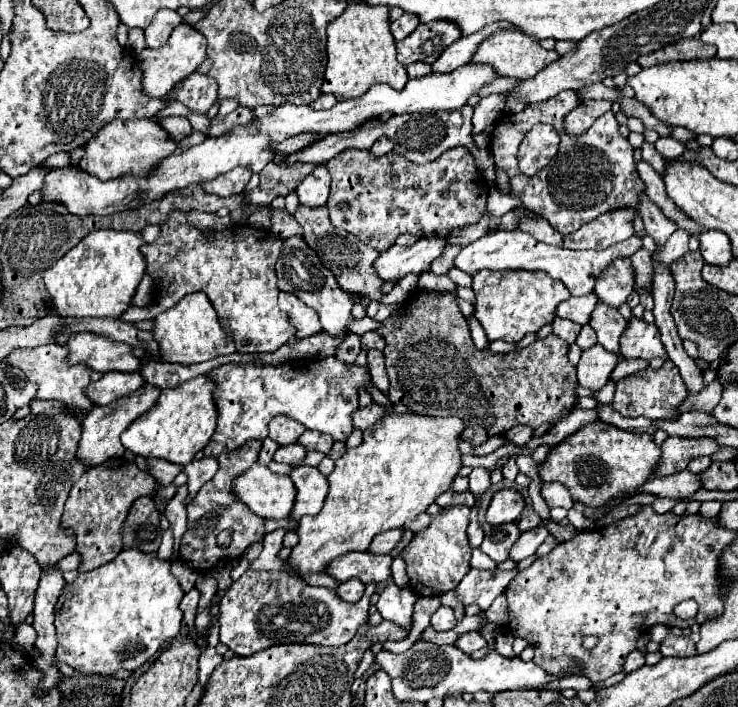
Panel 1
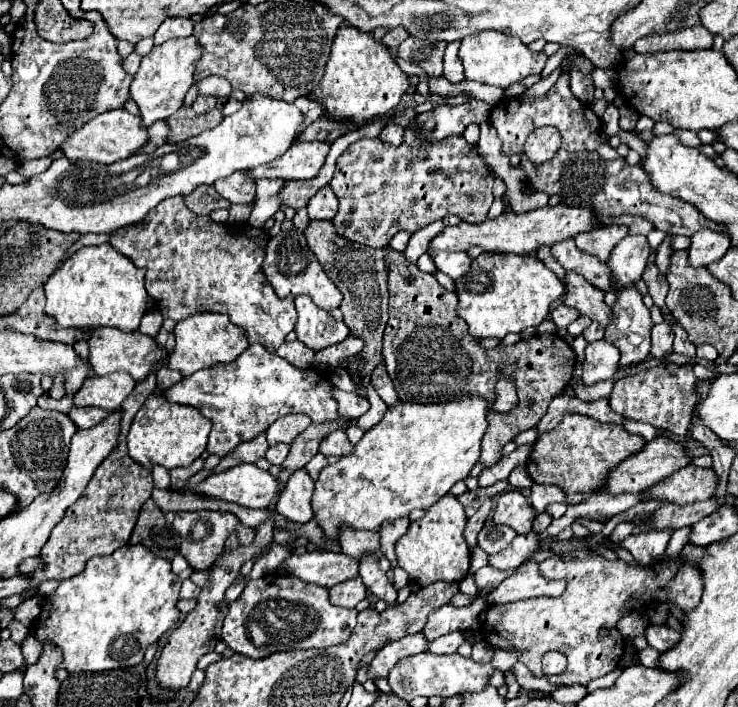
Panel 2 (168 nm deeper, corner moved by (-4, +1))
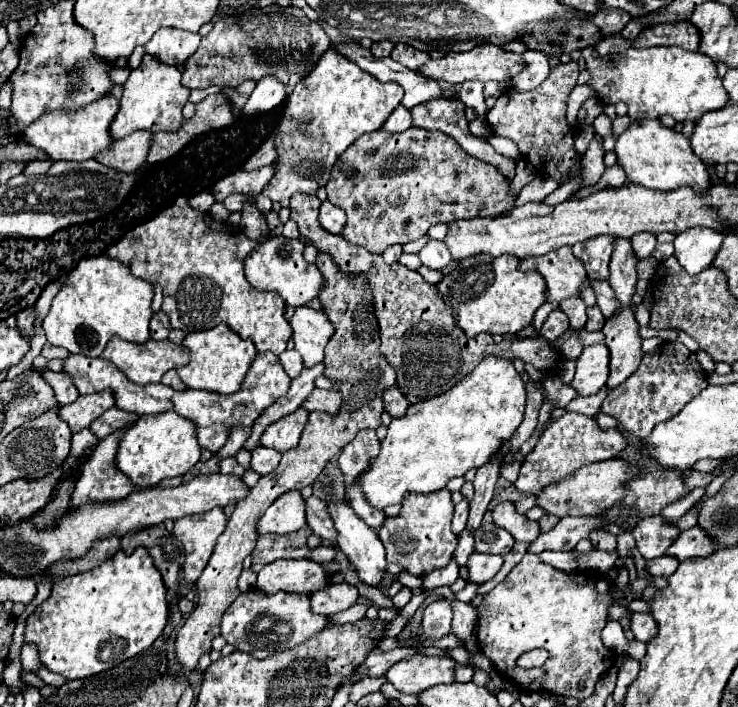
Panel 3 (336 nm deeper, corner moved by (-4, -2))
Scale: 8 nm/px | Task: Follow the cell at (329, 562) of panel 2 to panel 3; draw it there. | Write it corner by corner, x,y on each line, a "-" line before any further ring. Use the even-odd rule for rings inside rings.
275,560
257,574
255,588
263,594
275,592
315,592
325,588
329,574
313,560

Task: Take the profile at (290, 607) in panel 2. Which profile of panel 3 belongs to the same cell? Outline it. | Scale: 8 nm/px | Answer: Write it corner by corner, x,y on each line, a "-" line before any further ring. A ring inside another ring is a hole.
249,590
237,596
237,600
225,610
223,620
221,620
221,636
233,644
237,650
247,652
259,660
267,658
269,654
295,648
297,644
305,642
319,630
327,628
327,616
317,616
311,612
309,606
309,596
307,594
259,594
257,590
-
279,624
287,624
289,632
283,632
277,628
-
281,630
281,632
279,632

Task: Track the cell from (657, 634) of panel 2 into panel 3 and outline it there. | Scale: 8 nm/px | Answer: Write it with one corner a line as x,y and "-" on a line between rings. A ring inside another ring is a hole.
635,612
635,614
631,614
631,632
633,632
635,640
647,642
649,638
653,638
657,634
657,624
649,612

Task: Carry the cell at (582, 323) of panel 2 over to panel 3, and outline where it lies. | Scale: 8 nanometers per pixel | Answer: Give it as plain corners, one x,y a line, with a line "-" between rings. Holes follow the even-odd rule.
567,298
567,302
559,304
559,310
563,310
571,322
573,330
579,330
587,322
587,306
581,298

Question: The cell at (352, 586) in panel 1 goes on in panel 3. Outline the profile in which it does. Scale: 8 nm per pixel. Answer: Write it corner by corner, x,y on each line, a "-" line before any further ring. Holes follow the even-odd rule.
347,582
333,584
329,588
323,588
311,594
311,610
315,610
315,614
331,616
351,608
357,602
357,598
359,598
359,592
355,586

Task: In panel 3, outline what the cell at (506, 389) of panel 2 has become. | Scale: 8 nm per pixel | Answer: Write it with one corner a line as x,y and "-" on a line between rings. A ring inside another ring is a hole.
485,356
477,364
477,368
453,388
435,398
411,404
403,418
393,418
393,422
389,424
389,432
381,442
381,454
371,462
369,470
359,480
365,498
371,498
373,508
383,510
387,504
401,502
405,492
437,492
445,488
451,478
463,476
467,470
487,464
489,458
503,446
503,442
511,440
511,436
523,422
525,402
525,382
515,370
513,362
499,356

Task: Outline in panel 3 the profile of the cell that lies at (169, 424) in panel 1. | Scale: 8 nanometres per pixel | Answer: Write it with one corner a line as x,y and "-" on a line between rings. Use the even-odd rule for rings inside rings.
161,412
153,416
141,416
139,422
127,430
115,454
115,466
123,472
137,488
157,486
165,478
183,476
199,462
201,446
197,444
195,424
179,416
177,412

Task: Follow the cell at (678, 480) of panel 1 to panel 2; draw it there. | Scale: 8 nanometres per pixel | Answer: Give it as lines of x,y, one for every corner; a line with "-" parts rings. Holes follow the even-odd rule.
623,493
623,495
591,495
587,501
579,503
579,505
569,505
569,509
565,511
563,517
553,519
551,527
547,531
541,533
541,539
545,537
555,537
559,531
563,531
565,527
569,527
573,523
575,517
585,517
591,521
601,521
601,519
609,519
629,507
635,507
637,501
643,499
643,493

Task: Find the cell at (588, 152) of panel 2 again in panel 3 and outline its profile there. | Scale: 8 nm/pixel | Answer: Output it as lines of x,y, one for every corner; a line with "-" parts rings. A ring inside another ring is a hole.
571,60
567,64
559,64
551,70
547,80
539,84
533,90
521,92
515,88
509,88
503,92
495,106
487,114
487,122
491,130
499,136
505,136
513,140
519,148
519,152
541,172
549,172
559,182
565,182
565,176
571,174
573,178
579,178
579,160
575,158
575,128
567,124
565,120
565,108
567,108
567,96
575,88
579,76
577,62

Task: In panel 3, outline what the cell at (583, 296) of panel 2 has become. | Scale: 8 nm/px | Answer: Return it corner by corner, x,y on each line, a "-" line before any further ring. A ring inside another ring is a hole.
561,246
555,254
519,260
521,270
537,270
547,282
547,300
561,302
569,296
579,296
579,286
587,280
583,264
571,254
569,246

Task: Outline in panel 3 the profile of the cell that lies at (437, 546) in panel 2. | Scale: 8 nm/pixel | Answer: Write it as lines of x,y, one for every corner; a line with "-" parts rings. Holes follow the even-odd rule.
447,488
437,490
435,494
407,494
401,502
399,516
387,516
383,530
379,530
379,540
385,546
387,562
405,566
413,576
421,576
433,568
443,568
453,558
457,546
457,536
451,532
453,502

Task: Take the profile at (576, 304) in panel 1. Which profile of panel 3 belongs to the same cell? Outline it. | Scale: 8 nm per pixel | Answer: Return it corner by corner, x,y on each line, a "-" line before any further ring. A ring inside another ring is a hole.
553,310
553,312
549,314
549,318
545,320
543,328
539,330
539,336
543,336
543,338
549,340
549,342
553,342
553,340
557,340
559,336
563,336
567,330
569,330
569,320
567,320
567,316
565,316
563,312
559,312
559,310

